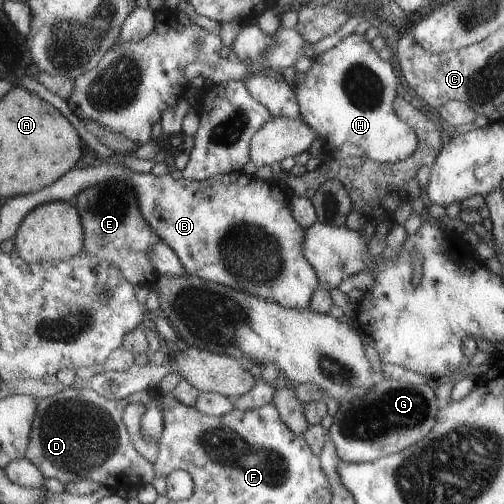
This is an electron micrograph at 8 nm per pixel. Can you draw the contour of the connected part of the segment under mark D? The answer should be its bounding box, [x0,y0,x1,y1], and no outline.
[26,386,165,494]

